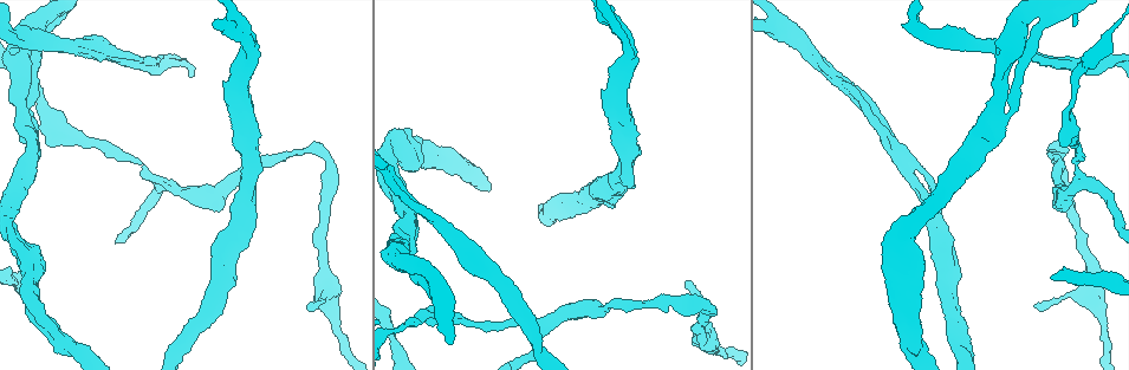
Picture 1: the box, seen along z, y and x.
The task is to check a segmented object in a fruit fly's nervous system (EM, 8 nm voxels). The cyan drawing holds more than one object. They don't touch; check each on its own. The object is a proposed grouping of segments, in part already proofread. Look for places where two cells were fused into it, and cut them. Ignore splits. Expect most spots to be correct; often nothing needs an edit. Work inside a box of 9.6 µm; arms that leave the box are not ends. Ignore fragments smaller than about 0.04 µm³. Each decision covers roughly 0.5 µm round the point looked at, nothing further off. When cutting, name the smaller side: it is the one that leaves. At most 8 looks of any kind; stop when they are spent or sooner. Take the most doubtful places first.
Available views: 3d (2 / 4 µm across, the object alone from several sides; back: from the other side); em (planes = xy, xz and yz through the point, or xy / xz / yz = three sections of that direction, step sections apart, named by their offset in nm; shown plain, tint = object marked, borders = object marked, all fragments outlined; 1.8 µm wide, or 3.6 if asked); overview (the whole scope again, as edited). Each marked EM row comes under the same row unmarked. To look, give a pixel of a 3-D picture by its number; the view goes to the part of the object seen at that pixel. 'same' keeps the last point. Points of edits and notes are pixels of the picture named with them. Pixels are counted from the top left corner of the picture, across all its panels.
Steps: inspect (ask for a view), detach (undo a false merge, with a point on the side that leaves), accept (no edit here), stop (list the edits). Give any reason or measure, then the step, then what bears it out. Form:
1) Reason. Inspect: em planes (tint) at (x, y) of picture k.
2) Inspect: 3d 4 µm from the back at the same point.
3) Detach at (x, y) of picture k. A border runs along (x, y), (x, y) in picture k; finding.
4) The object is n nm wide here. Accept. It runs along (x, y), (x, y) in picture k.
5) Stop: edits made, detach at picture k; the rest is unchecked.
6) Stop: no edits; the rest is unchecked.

A fork. Inspect: 3d 4 µm at (42, 44) of picture 1.

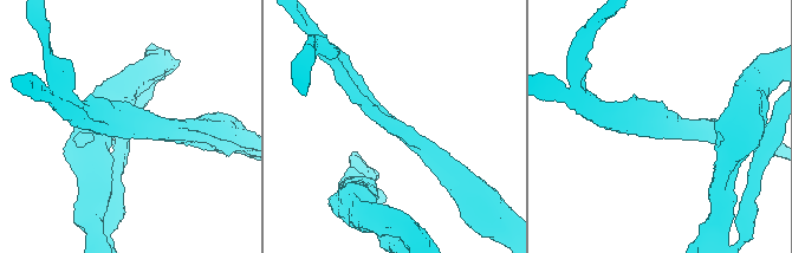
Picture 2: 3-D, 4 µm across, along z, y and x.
Need the tissue. Inspect: em yz step 4 (tint) at (397, 131) of picture 2.

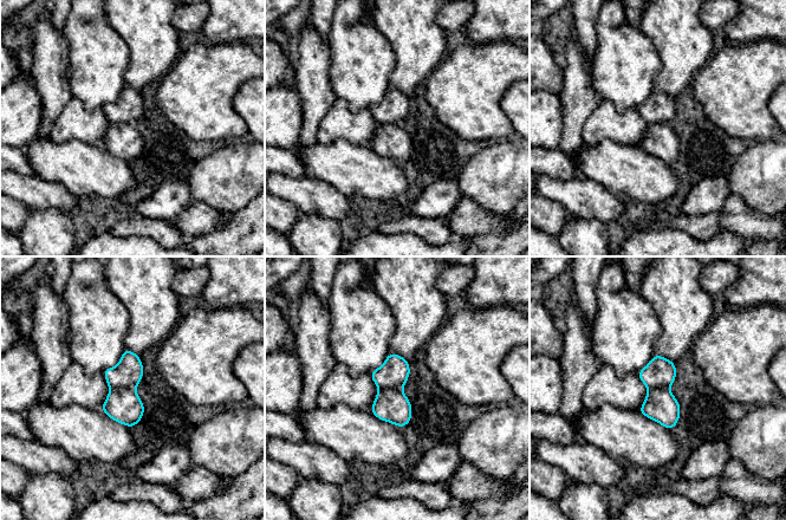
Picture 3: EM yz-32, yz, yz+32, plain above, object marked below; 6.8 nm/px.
Accept. Continuous, no second cell.

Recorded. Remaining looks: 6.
Inspect: em 3.6 µm xy step 16 (borders) at (230, 25) of picture 1.

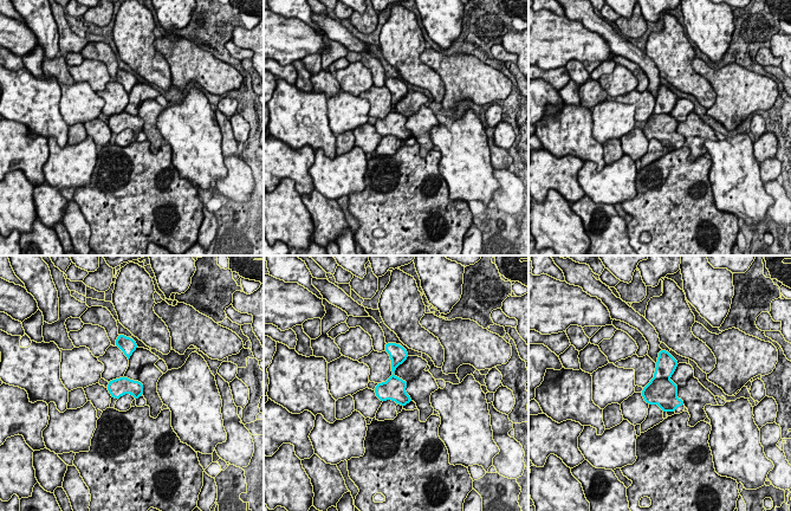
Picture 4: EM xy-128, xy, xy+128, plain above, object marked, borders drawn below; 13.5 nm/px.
Accept. Continuous, no second cell.

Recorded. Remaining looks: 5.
A fork. Inspect: em yz step 8 (tint) at (30, 128) of picture 1.

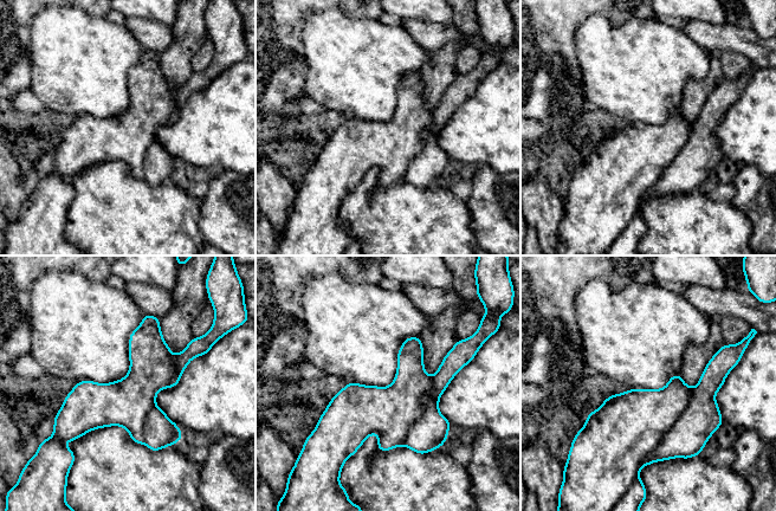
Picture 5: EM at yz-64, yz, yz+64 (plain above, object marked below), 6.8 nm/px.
Inspect: em planes (tint) at the same point.

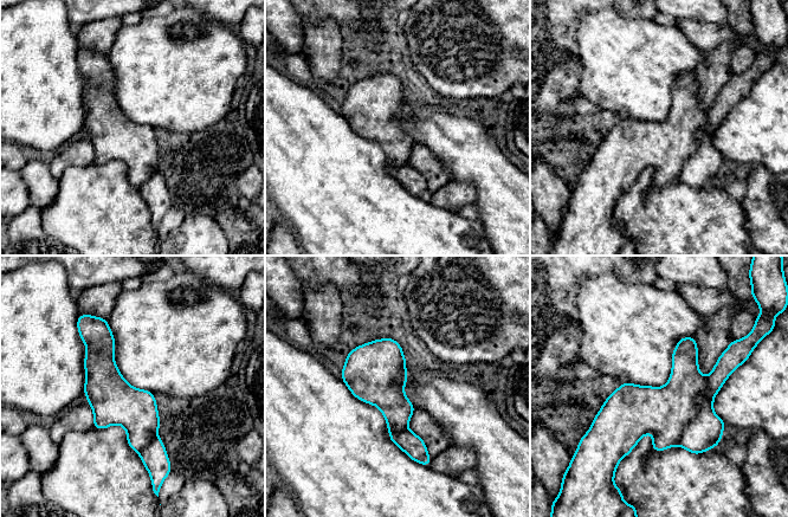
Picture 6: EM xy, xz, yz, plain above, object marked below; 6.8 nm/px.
Accept. It runs along (103, 324), (146, 458) in picture 6; continuous, no second cell.

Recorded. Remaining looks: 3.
Stop: no edits; the rest is unchecked.

